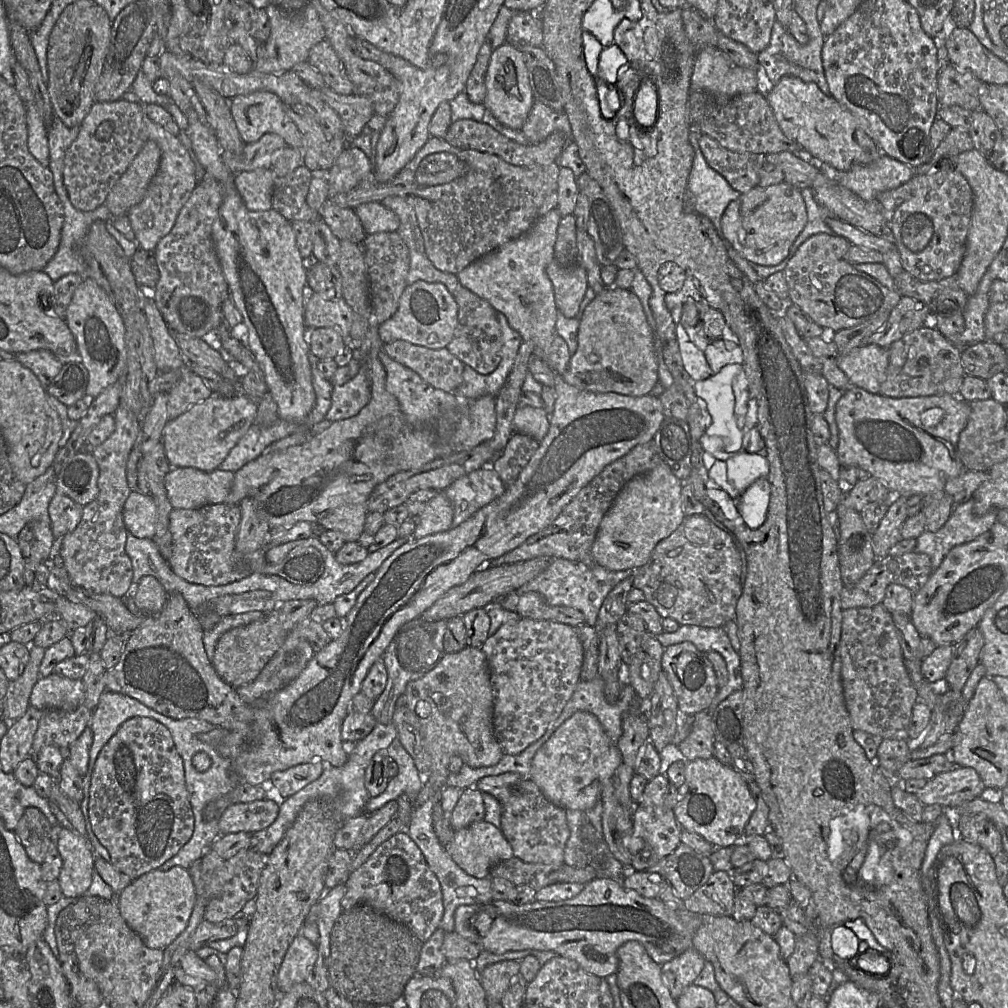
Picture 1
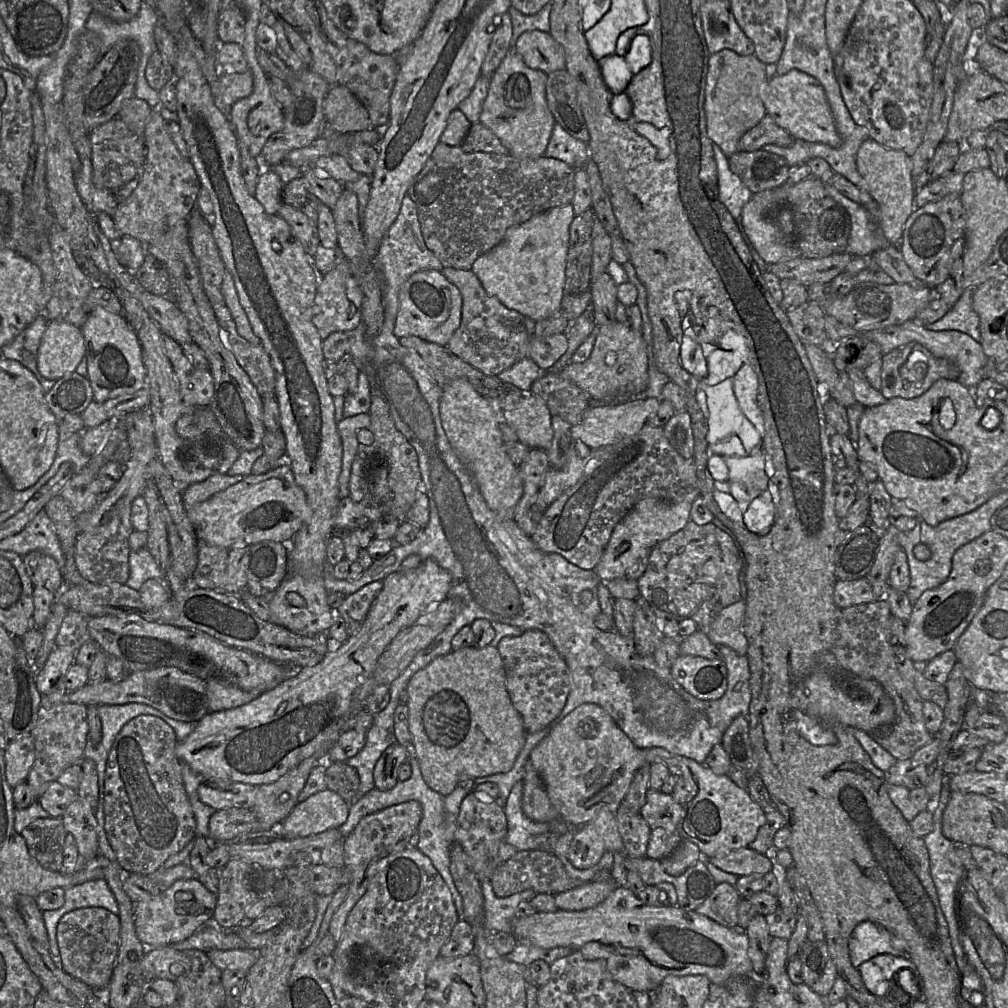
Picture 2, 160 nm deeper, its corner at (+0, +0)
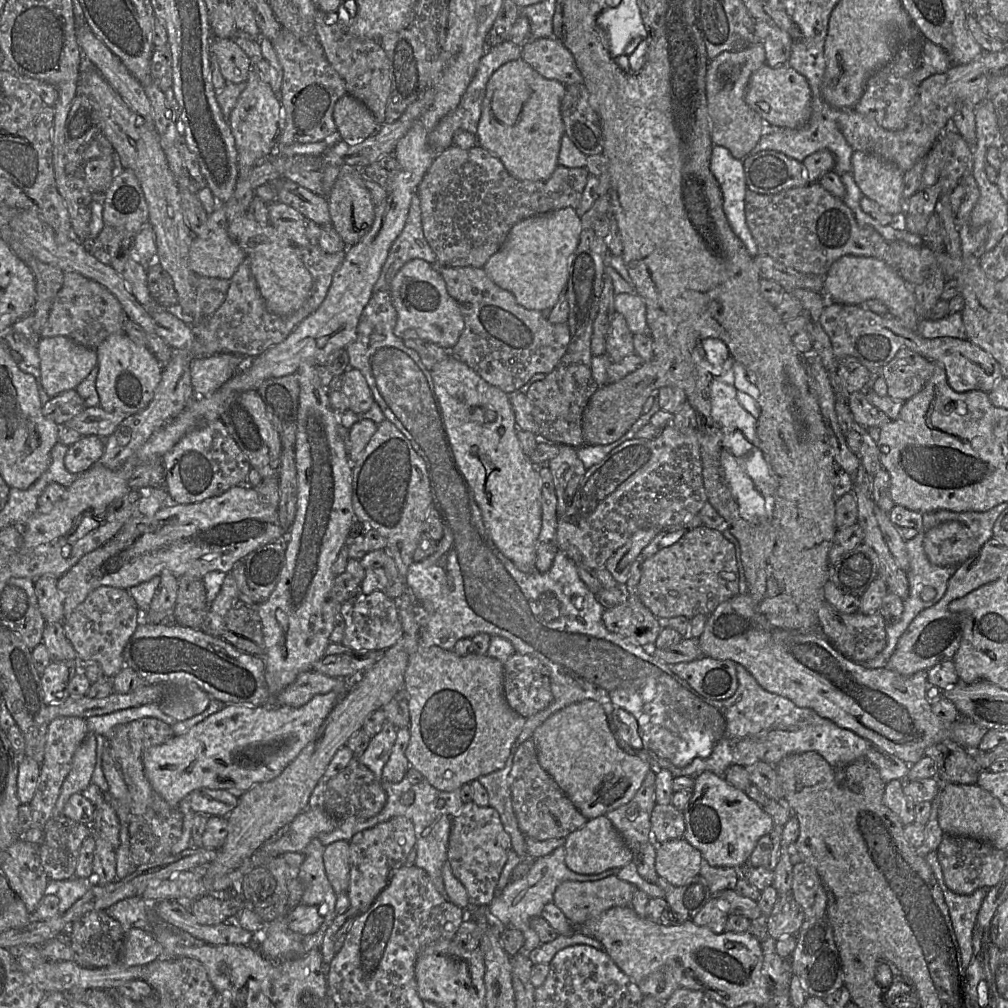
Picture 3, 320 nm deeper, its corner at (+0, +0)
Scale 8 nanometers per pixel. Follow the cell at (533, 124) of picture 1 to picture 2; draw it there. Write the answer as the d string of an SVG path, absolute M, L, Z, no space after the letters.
M555 122L544 156L559 159L573 169L584 168L590 157L586 143L572 137Z

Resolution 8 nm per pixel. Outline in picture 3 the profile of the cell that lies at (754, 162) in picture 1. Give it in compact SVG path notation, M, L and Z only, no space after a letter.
M780 152L749 154L742 162L747 189L758 194L777 194L811 183L803 164Z

